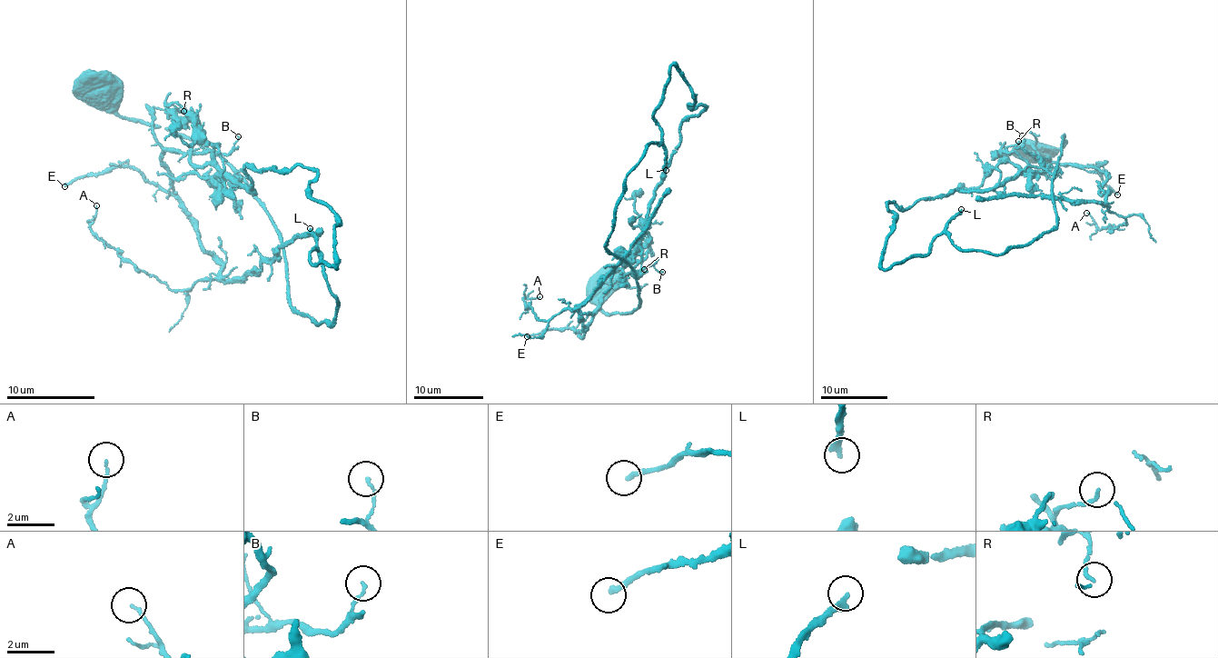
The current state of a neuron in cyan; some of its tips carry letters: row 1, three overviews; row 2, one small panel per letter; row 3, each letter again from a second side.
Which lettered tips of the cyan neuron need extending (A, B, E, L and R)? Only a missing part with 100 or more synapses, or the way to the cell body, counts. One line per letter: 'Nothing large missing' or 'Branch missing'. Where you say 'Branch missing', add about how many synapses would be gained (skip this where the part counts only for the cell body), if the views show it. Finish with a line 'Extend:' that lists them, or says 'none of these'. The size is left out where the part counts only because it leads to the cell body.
A: Nothing large missing
B: Nothing large missing
E: Nothing large missing
L: Nothing large missing
R: Nothing large missing
Extend: none of these

